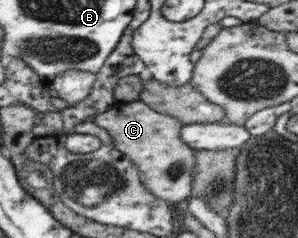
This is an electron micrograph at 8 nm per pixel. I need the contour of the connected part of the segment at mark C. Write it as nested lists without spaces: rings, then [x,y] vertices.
[[[139,100],[113,104],[105,112],[95,115],[94,123],[105,128],[116,150],[137,166],[139,179],[156,198],[168,202],[188,201],[197,174],[198,152],[188,147],[181,137],[184,126],[181,117],[157,112]]]

